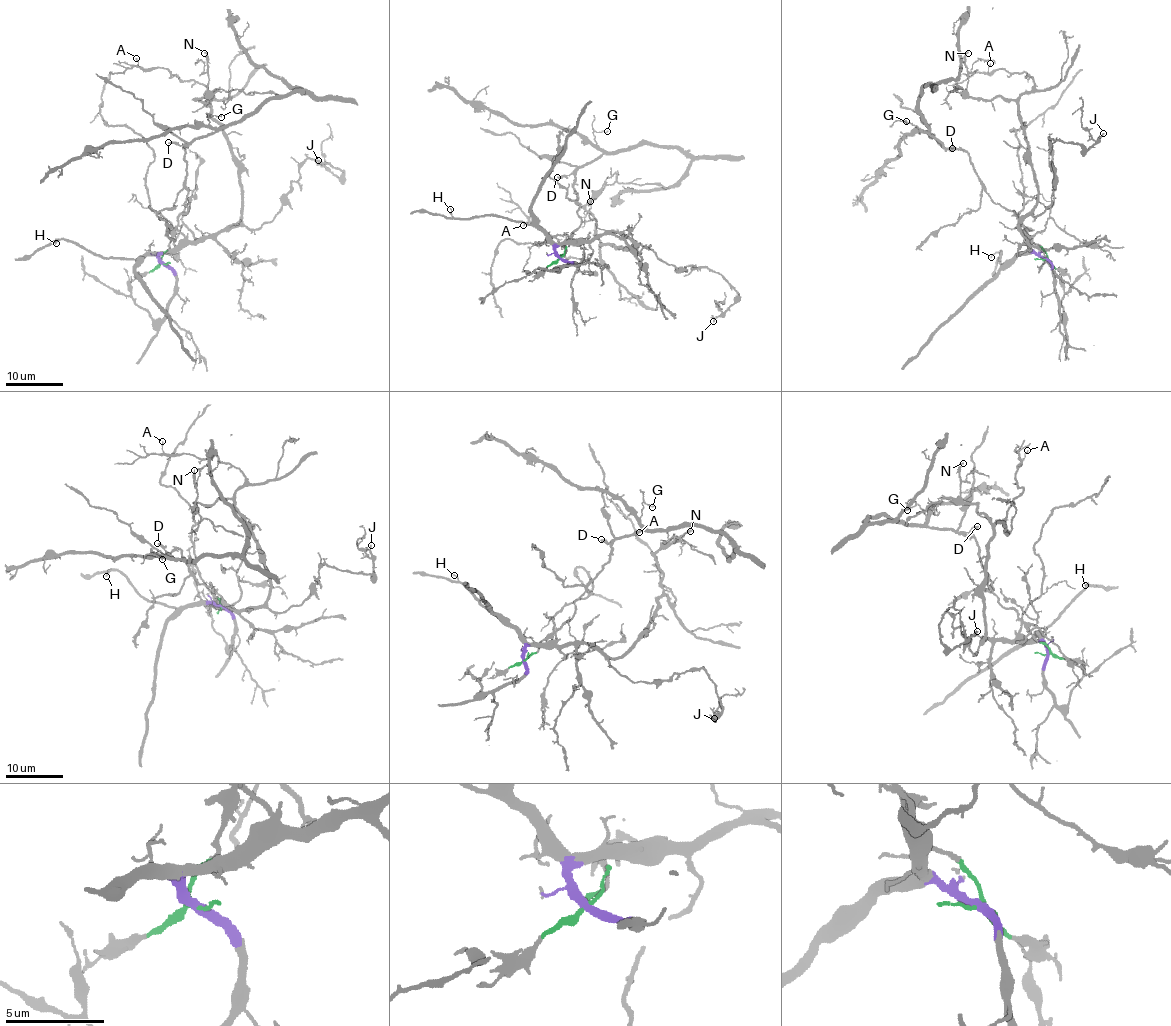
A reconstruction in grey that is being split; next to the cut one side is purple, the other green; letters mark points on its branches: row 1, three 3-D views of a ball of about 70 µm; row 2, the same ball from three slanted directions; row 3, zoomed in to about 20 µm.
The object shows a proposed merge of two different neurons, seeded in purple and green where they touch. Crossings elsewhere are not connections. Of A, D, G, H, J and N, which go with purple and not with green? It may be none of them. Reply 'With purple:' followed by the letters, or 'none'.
With purple: A, H, J, N

